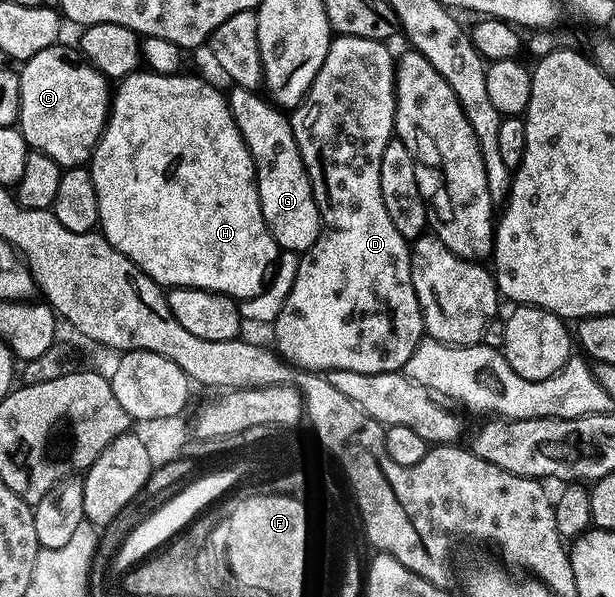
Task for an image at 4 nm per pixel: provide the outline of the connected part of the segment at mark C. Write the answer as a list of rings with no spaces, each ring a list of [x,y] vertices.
[[[58,42],[39,50],[31,59],[20,65],[21,74],[21,119],[19,127],[23,138],[35,152],[47,154],[62,169],[85,166],[93,159],[93,151],[101,137],[105,123],[109,120],[111,84],[100,70],[88,64],[76,47],[64,48]]]

